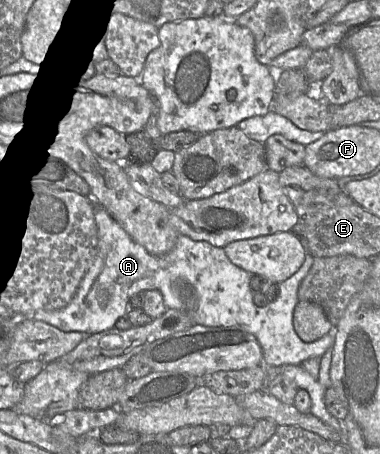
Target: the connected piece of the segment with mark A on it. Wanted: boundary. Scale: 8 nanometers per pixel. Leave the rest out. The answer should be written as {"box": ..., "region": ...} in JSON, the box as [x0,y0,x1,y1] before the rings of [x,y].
{"box":[33,205,344,438],"region":[[[96,205],[95,222],[98,228],[97,255],[73,299],[66,307],[59,310],[38,310],[33,319],[44,321],[64,332],[96,334],[115,327],[116,321],[126,315],[128,301],[133,295],[146,290],[159,290],[167,309],[186,313],[194,324],[243,326],[256,337],[262,348],[262,365],[267,368],[268,380],[278,374],[293,380],[298,388],[309,393],[310,413],[342,433],[344,438],[343,421],[333,417],[326,408],[324,402],[326,387],[301,365],[309,358],[321,358],[330,347],[333,347],[335,327],[332,325],[329,333],[311,343],[302,341],[293,327],[293,311],[299,302],[298,289],[313,266],[315,258],[308,251],[308,241],[305,236],[301,239],[306,251],[304,263],[296,273],[278,284],[277,300],[264,307],[258,307],[253,302],[253,291],[250,288],[252,274],[234,265],[223,248],[179,235],[169,253],[154,256],[135,242],[102,206]]]}

